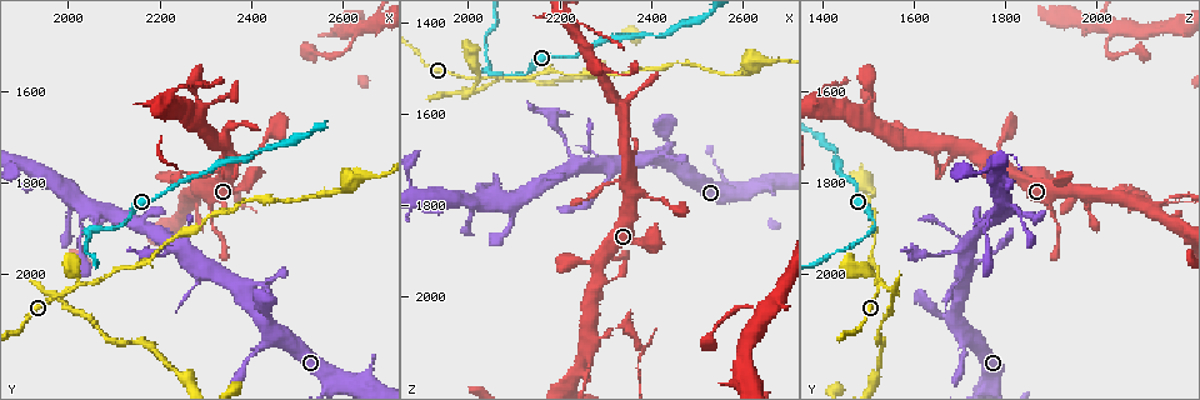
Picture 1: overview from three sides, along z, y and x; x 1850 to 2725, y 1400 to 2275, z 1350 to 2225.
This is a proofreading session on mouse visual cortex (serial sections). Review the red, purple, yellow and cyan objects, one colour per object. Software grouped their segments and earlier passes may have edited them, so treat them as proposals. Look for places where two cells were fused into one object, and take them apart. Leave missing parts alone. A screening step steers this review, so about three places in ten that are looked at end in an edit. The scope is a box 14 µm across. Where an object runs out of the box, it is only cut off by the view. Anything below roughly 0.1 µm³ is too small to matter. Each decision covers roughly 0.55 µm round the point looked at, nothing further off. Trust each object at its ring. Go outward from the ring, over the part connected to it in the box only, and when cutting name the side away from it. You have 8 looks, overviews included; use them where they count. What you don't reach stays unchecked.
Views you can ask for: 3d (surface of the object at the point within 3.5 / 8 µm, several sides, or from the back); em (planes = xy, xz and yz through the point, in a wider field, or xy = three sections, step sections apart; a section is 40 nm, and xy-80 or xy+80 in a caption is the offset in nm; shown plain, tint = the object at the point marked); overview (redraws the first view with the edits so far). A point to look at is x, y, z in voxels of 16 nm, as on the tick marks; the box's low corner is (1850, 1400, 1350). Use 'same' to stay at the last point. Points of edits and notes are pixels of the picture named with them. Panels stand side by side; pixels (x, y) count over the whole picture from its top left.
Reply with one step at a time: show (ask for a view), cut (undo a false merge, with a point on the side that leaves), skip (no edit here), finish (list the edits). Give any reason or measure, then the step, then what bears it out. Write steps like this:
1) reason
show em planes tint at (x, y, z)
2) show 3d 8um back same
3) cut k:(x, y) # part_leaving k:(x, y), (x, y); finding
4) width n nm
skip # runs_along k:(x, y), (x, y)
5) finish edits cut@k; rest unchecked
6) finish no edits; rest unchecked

show 3d 8um at (2020, 2030, 1525)

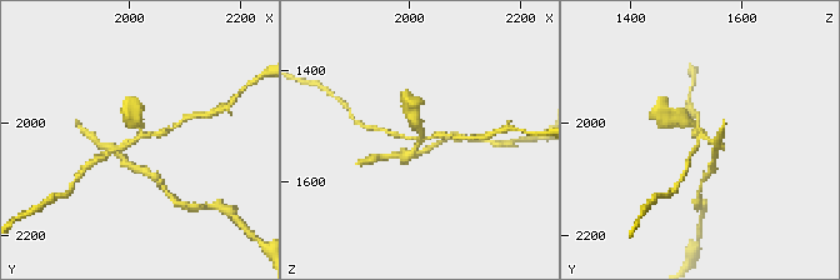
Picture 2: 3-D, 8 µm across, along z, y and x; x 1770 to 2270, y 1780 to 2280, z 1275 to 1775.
need the tissue
show em xy step 3 tint at (2020, 2025, 1525)

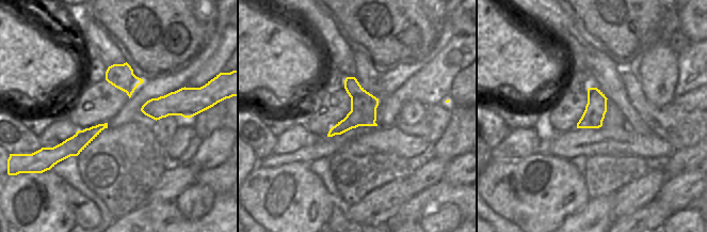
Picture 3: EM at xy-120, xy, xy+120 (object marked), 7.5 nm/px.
width 200 nm
cut 2:(684, 120) # part_leaving 2:(703, 136), (716, 144), (713, 165); two cells meet here

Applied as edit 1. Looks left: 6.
see it whole again
show overview

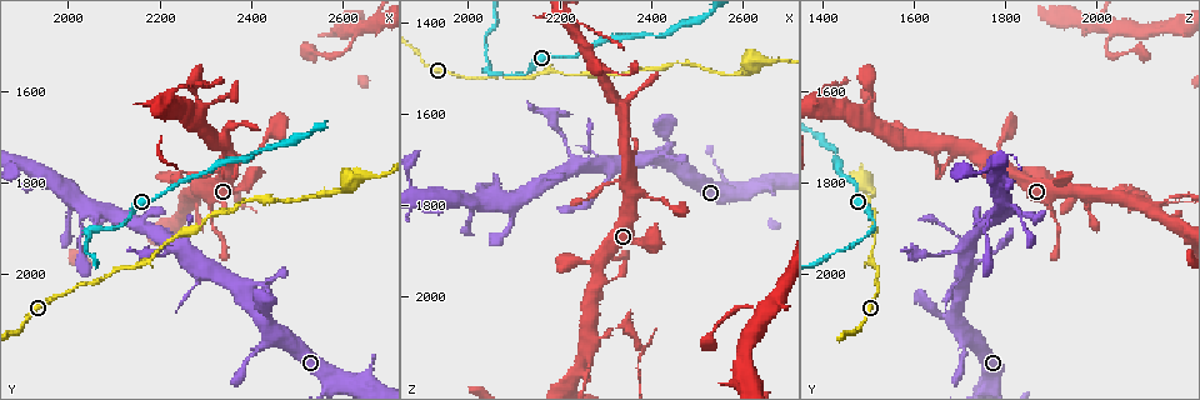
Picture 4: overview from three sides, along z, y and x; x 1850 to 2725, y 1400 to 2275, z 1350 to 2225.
abrupt turn
show 3d 3.5um at (2050, 1905, 1515)

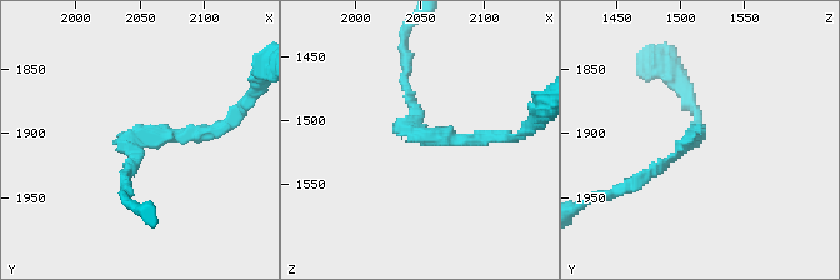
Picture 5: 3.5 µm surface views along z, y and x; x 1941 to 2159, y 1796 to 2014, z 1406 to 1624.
arm_widths 150, 150 nm
show em xy step 1 tint at (2050, 1906, 1510)

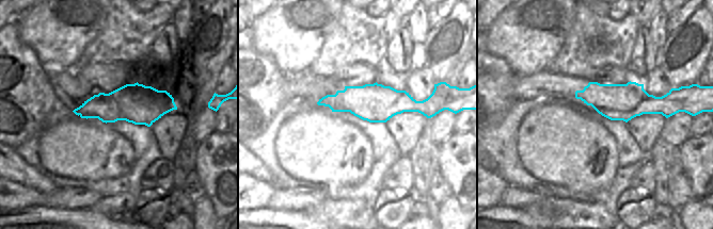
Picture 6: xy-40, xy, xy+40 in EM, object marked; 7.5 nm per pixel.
cut it another way
show em xy step 3 tint same

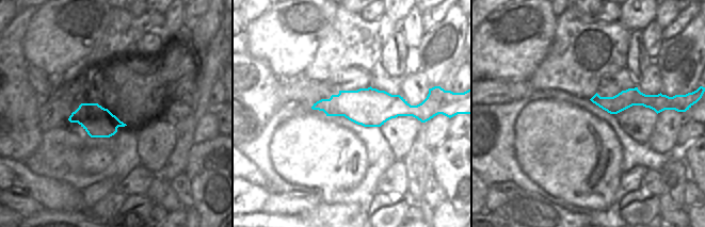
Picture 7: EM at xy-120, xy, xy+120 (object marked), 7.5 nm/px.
cut 5:(404, 76) # a second cell is stuck on

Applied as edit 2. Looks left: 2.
abrupt turn
show 3d 3.5um back at (2335, 1815, 2060)

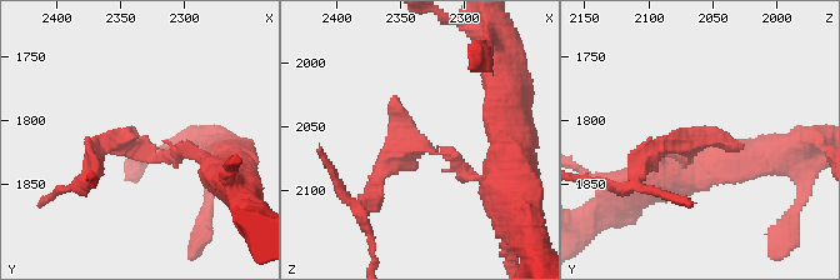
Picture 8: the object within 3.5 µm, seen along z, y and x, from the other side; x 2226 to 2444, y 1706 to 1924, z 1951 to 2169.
show em xy step 1 tint at (2340, 1816, 2066)

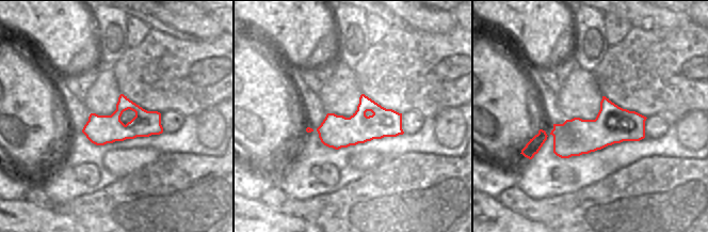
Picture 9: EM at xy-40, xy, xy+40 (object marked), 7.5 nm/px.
cut 8:(708, 130) # part_leaving 8:(439, 154), (398, 154), (363, 201); a second cell is stuck on

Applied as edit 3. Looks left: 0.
finish edits cut@2, cut@5, cut@8; rest unchecked

